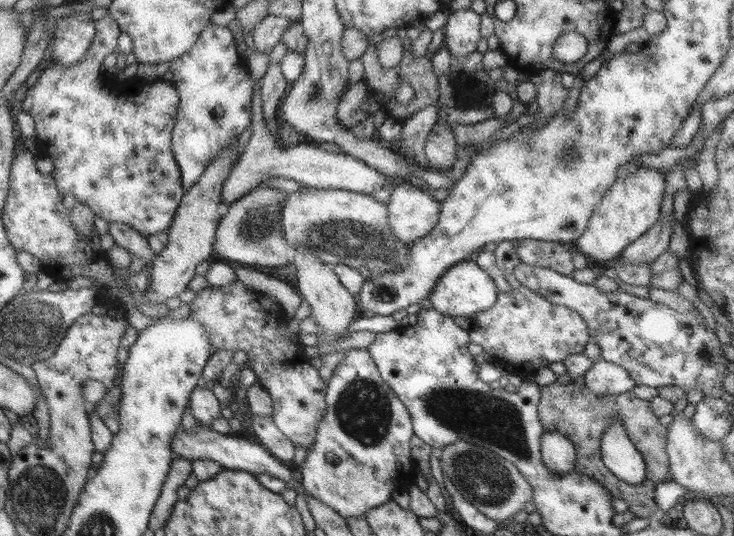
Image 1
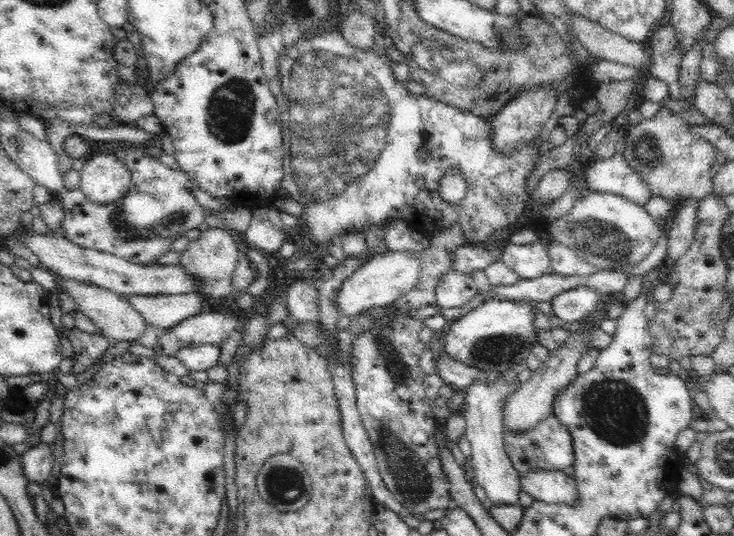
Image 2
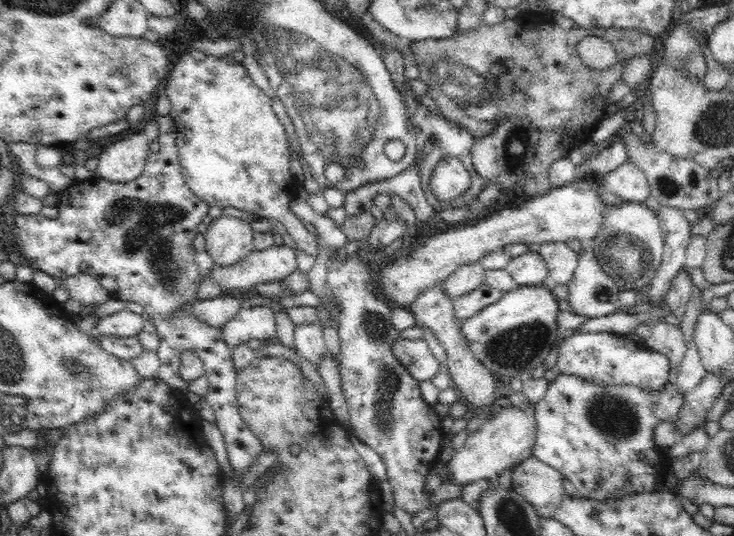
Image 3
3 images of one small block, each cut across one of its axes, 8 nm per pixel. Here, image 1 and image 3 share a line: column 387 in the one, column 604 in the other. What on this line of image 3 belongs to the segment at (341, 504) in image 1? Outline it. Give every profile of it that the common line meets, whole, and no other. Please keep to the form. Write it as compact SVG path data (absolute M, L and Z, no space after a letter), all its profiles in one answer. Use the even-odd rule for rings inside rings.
M558 374L556 378L548 382L546 387L544 398L541 398L540 402L537 402L534 406L534 423L536 423L536 442L532 447L531 454L536 460L551 466L554 470L557 470L562 478L569 480L578 490L580 497L586 497L588 499L594 499L599 501L607 501L608 499L615 499L616 497L622 497L625 494L630 493L644 493L653 490L653 484L656 478L662 478L666 476L668 470L670 470L670 463L668 459L664 459L662 448L658 447L654 443L653 432L654 426L658 422L668 421L671 423L676 422L678 418L678 409L683 401L683 394L678 394L675 387L670 384L666 384L664 388L656 390L656 392L644 392L635 386L607 386L607 384L599 384L599 382L590 382L589 380L582 380L576 376L570 376L566 374Z

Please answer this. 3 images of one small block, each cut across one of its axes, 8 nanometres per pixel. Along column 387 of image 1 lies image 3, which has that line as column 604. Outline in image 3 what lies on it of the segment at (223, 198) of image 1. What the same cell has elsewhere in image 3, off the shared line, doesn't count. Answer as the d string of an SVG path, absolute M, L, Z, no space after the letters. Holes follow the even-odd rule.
M628 160L604 176L602 188L618 194L624 201L634 203L644 204L649 195L645 174Z

